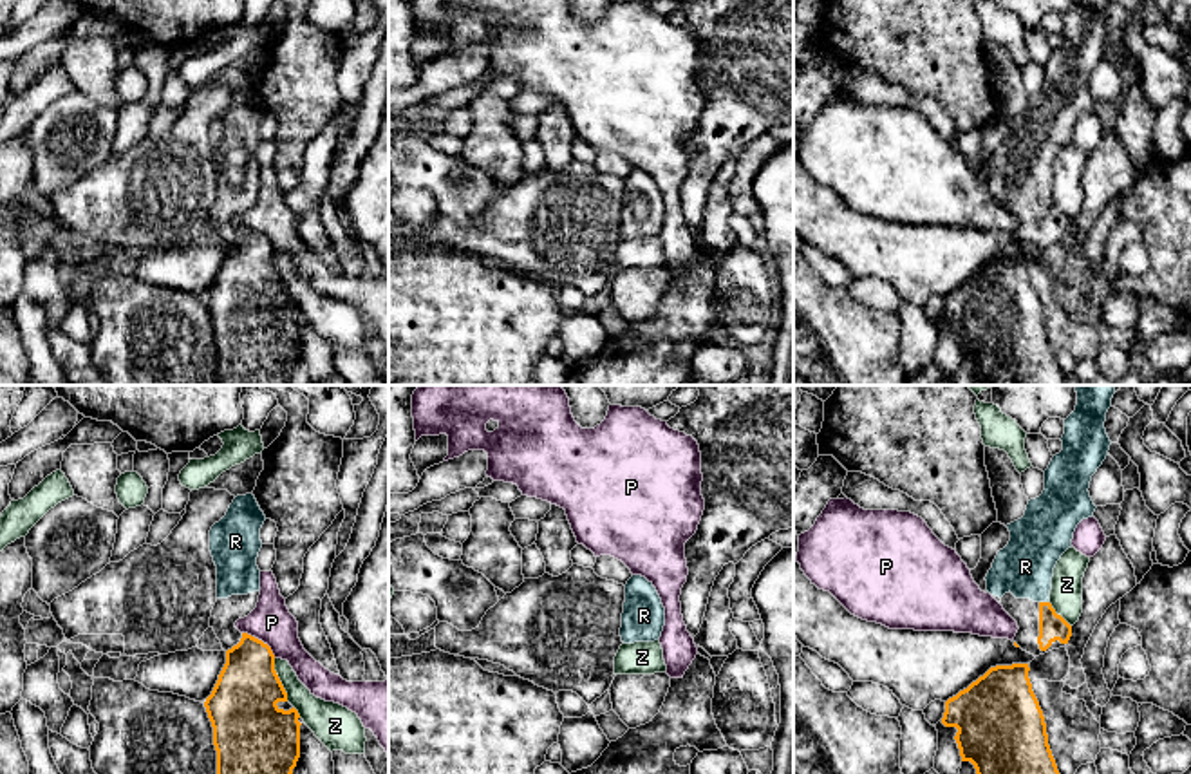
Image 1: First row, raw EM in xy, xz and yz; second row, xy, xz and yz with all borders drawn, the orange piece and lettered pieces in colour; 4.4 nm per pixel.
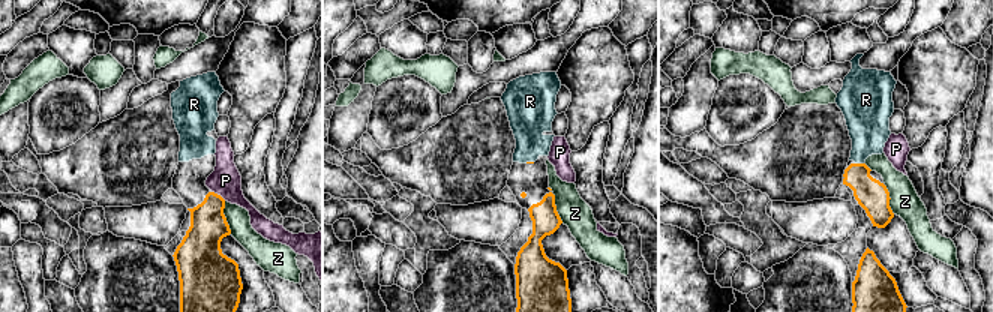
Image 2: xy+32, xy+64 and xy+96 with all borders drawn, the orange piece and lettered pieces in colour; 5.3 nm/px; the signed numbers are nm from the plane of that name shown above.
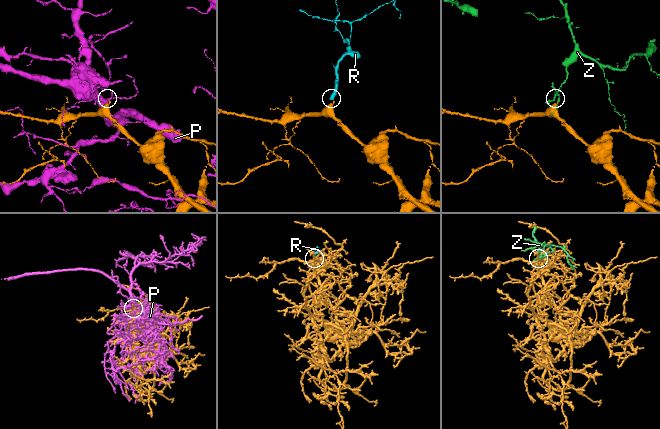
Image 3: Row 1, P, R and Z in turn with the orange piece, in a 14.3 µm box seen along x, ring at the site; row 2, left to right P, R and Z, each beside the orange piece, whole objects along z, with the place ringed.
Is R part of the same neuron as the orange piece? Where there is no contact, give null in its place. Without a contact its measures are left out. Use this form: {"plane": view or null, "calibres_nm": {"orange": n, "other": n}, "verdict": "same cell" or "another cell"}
{"plane": "yz", "calibres_nm": {"orange": 120, "other": 260}, "verdict": "same cell"}

